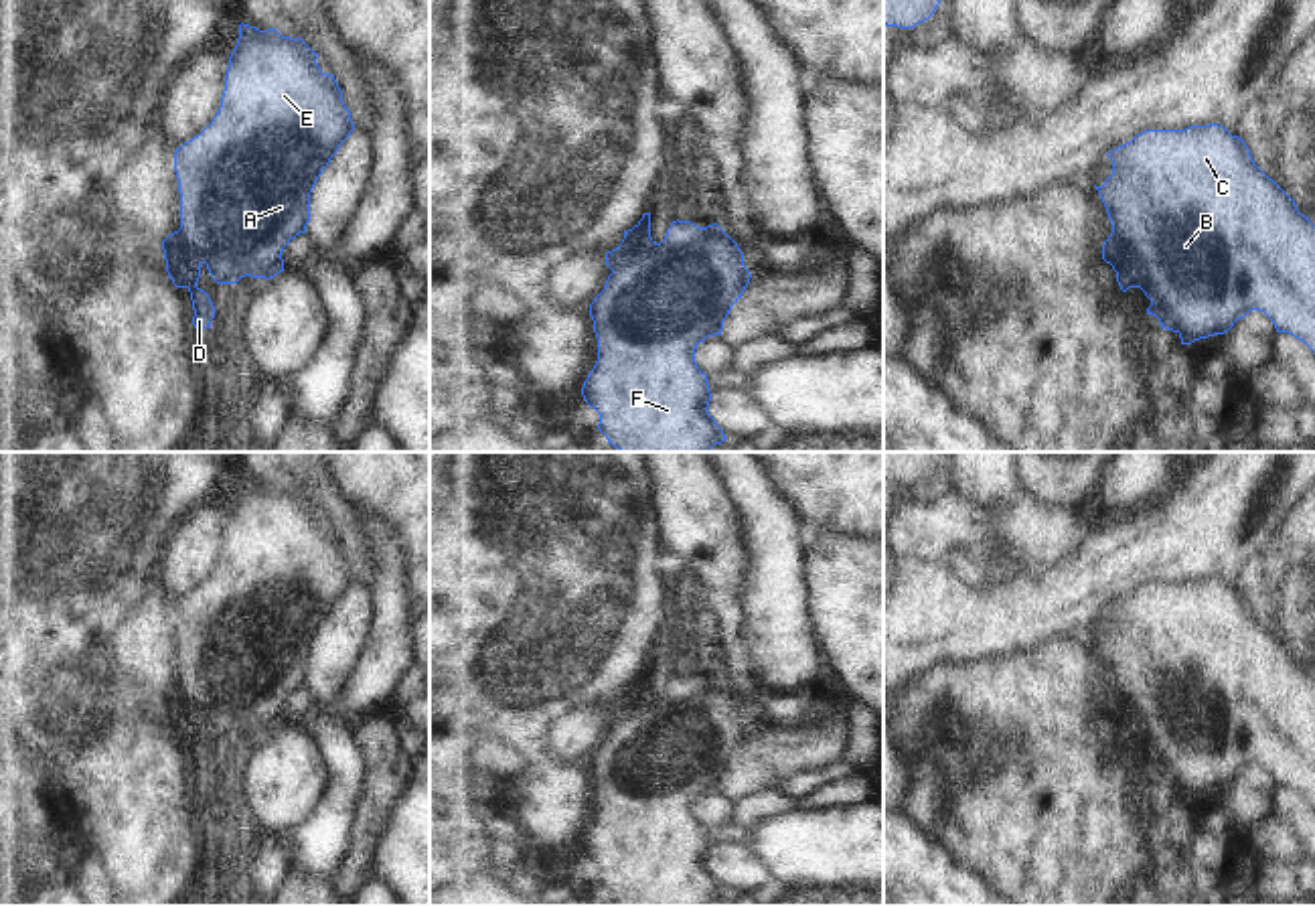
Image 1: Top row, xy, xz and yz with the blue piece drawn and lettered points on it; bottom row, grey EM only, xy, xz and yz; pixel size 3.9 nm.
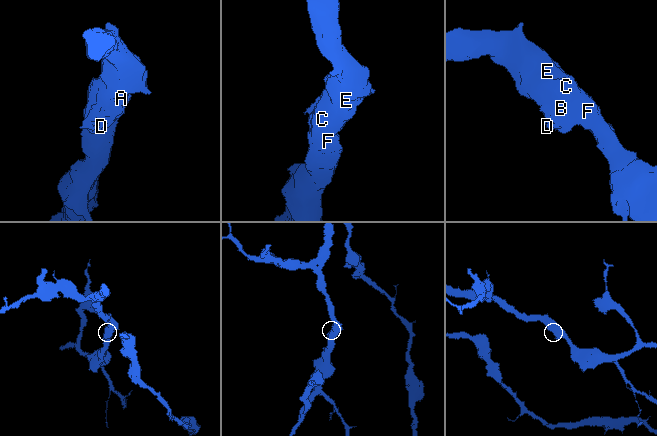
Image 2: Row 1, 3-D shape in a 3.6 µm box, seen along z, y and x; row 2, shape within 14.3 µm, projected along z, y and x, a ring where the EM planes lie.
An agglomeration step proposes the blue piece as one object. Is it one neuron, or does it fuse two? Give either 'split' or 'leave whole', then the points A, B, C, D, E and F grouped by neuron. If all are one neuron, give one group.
leave whole; groups A B C D E F

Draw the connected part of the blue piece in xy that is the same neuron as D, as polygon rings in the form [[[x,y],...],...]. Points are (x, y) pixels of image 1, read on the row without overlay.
[[[239,478],[229,511],[221,561],[213,576],[174,606],[180,647],[180,683],[162,695],[166,726],[192,754],[195,782],[211,782],[215,760],[197,740],[205,718],[217,738],[274,732],[284,726],[282,705],[310,675],[310,647],[351,590],[355,578],[334,529],[320,525],[300,490]]]

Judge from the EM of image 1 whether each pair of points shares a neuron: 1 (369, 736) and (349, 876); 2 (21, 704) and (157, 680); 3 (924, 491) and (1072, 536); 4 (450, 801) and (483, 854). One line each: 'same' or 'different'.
1: same
2: different
3: different
4: same

